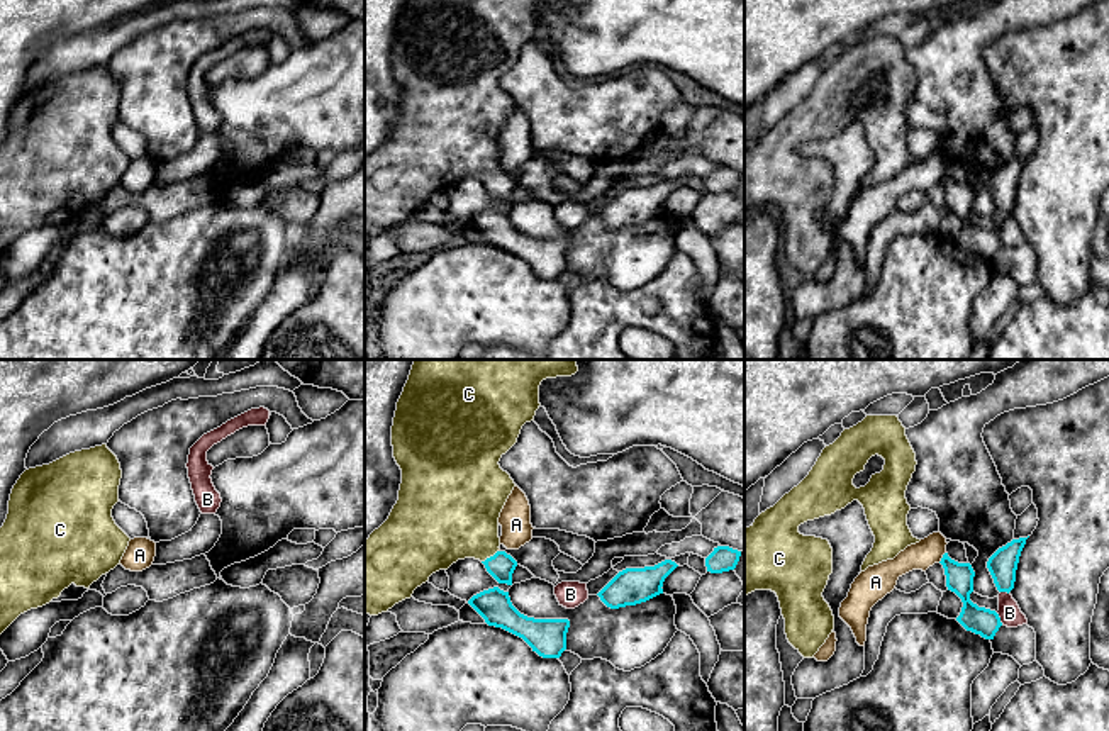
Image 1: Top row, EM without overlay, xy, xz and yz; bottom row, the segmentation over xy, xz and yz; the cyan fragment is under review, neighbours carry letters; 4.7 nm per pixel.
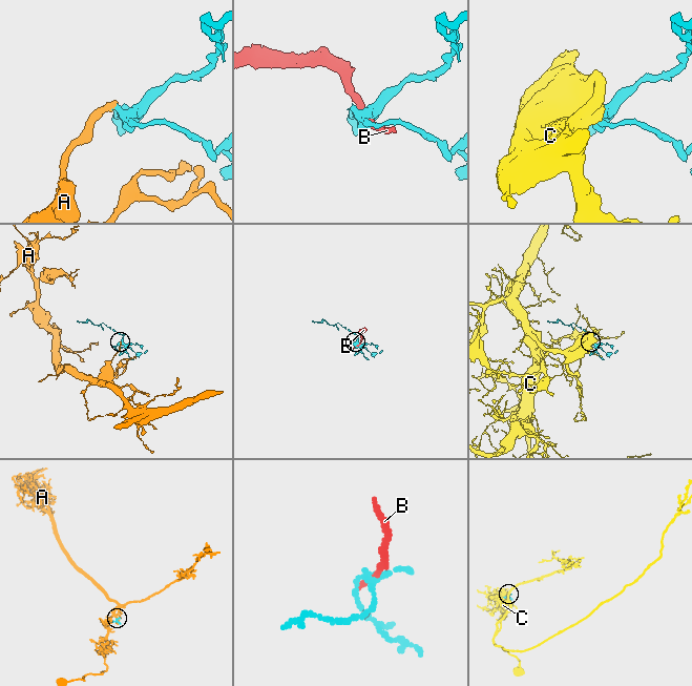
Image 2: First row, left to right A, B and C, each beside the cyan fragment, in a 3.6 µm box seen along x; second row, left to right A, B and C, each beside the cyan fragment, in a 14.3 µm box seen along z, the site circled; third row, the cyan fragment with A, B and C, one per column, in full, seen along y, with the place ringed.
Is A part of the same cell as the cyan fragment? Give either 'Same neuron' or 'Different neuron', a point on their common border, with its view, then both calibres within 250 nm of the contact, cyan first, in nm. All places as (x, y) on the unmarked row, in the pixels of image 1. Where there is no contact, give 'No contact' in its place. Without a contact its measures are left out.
Different neuron. Touches cyan at yz (943, 177). Thickness 130 nm (cyan) against 130 nm

